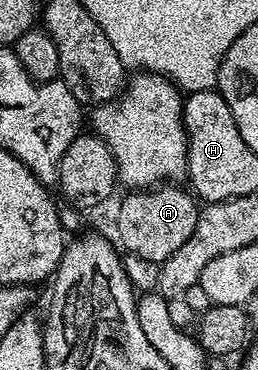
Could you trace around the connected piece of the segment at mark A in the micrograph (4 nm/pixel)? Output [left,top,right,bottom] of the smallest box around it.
[115,185,201,264]

